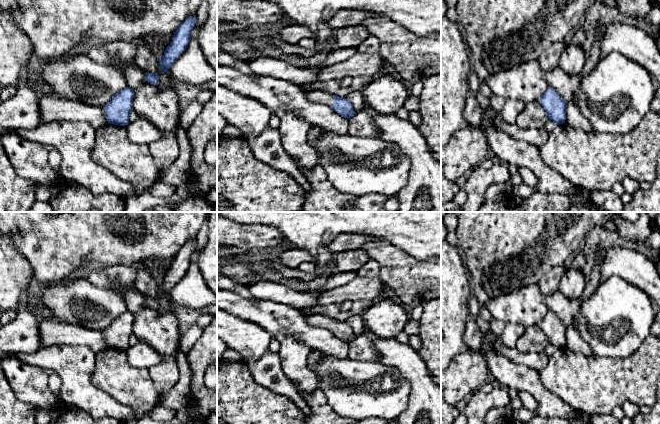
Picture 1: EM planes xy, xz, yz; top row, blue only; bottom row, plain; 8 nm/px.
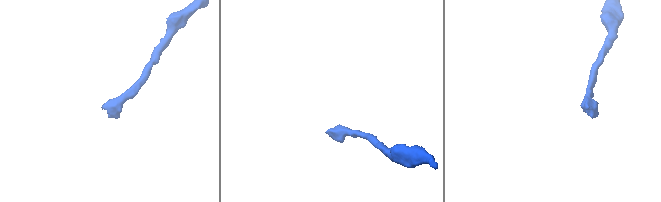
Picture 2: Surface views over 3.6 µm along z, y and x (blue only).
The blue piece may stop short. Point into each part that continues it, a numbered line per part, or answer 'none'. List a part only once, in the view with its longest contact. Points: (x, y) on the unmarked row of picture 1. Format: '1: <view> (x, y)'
1: xz (323, 321)

